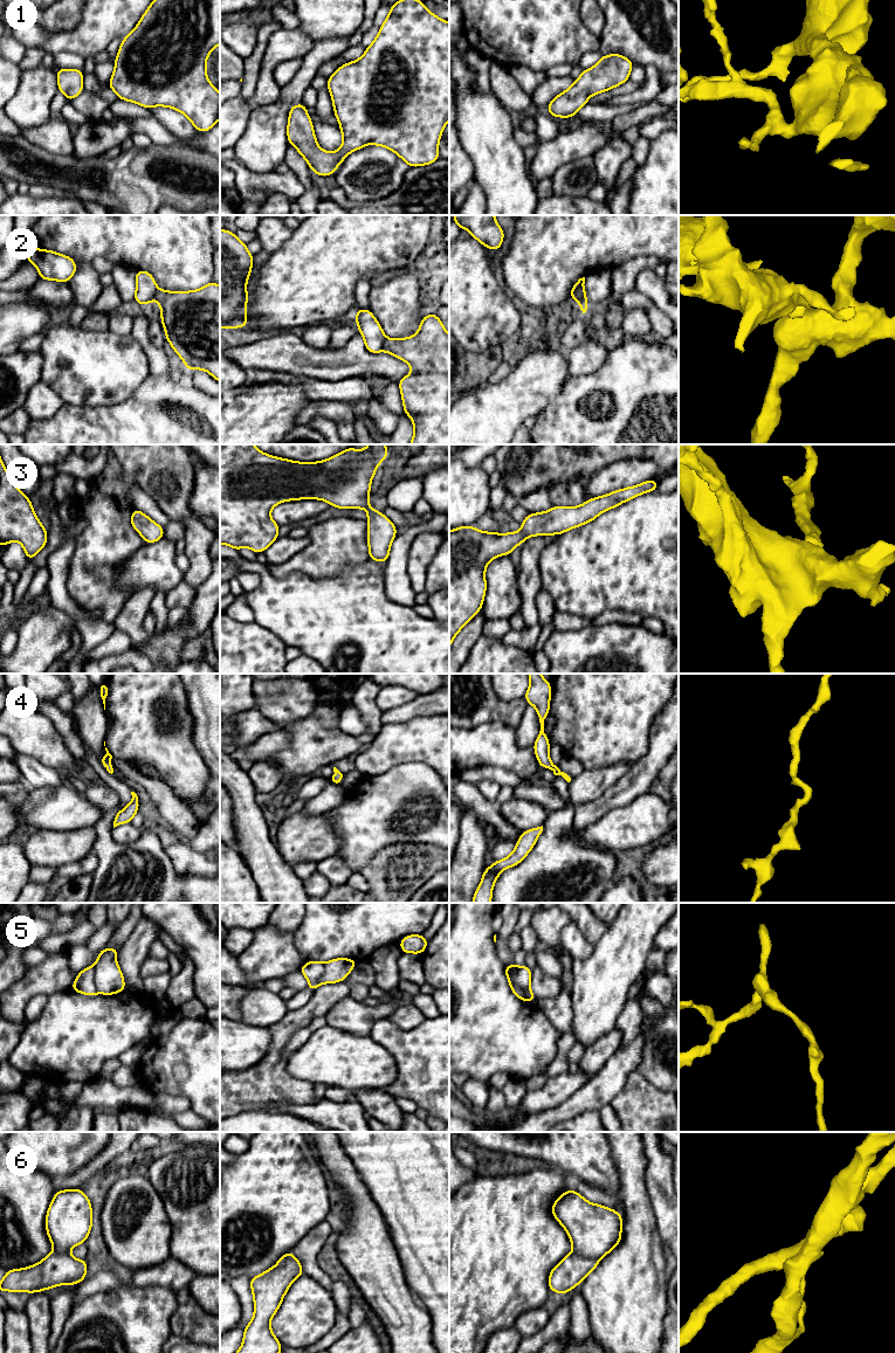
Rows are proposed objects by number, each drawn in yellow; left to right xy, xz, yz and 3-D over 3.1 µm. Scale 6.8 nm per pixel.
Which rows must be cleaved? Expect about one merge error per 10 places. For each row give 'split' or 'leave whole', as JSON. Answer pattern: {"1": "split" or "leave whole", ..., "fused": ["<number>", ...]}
{"1": "leave whole", "2": "split", "3": "leave whole", "4": "leave whole", "5": "split", "6": "leave whole", "fused": ["2", "5"]}

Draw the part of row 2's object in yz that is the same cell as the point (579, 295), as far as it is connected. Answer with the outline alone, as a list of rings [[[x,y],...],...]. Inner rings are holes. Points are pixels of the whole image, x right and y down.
[[[584,288],[577,289],[573,294],[573,298],[578,302],[579,308],[583,311],[583,313],[585,313],[590,304],[587,302],[586,292]]]

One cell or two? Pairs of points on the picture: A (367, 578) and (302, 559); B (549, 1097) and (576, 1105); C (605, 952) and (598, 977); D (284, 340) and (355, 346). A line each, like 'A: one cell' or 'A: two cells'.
A: two cells
B: two cells
C: one cell
D: one cell

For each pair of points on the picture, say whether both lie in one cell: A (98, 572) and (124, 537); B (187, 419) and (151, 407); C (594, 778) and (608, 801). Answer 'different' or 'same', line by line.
A: same
B: same
C: different

